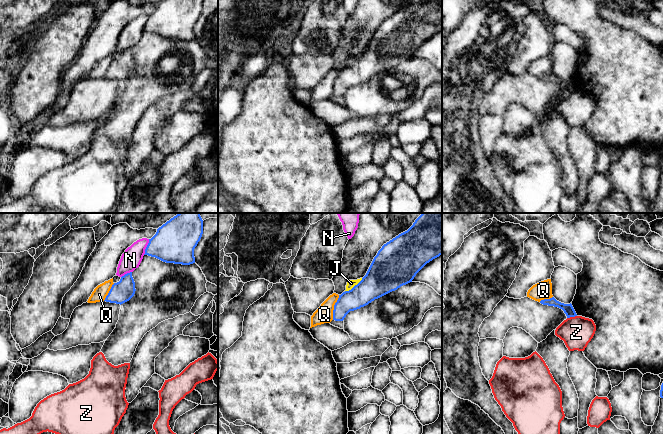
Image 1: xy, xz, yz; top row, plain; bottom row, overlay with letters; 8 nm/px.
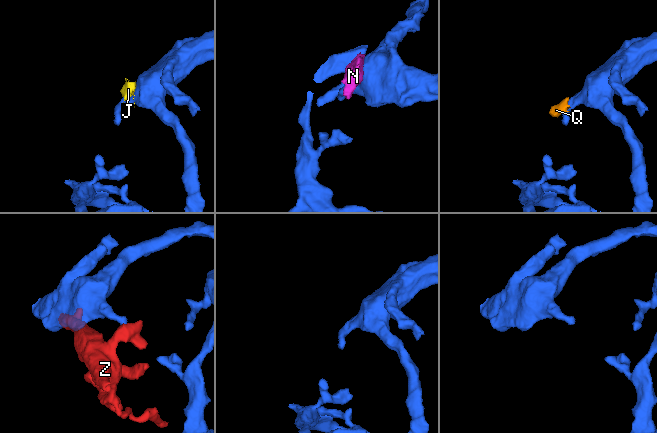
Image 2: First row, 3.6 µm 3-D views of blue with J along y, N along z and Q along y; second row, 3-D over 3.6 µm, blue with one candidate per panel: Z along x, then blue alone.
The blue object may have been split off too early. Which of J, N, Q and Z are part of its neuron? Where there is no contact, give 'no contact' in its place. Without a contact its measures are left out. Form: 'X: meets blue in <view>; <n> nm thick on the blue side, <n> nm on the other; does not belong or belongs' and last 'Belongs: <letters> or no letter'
J: meets blue in xz; 280 nm thick on the blue side, 60 nm on the other; does not belong
N: meets blue in xy; 320 nm thick on the blue side, 160 nm on the other; does not belong
Q: meets blue in xz; 180 nm thick on the blue side, 140 nm on the other; does not belong
Z: meets blue in yz; 90 nm thick on the blue side, 260 nm on the other; does not belong
Belongs: no letter

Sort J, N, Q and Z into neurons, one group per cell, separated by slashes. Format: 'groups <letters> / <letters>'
groups J N Q / Z

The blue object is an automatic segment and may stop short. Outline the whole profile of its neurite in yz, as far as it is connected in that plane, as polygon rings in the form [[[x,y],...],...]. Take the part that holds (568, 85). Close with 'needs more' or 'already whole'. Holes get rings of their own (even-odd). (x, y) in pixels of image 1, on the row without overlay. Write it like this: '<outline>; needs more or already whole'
[[[554,73],[550,74],[550,75],[541,76],[540,79],[543,81],[554,82],[554,83],[558,83],[558,84],[562,85],[564,87],[564,89],[566,90],[567,94],[577,92],[571,79],[570,80],[561,79],[561,78],[557,77]]]; already whole

